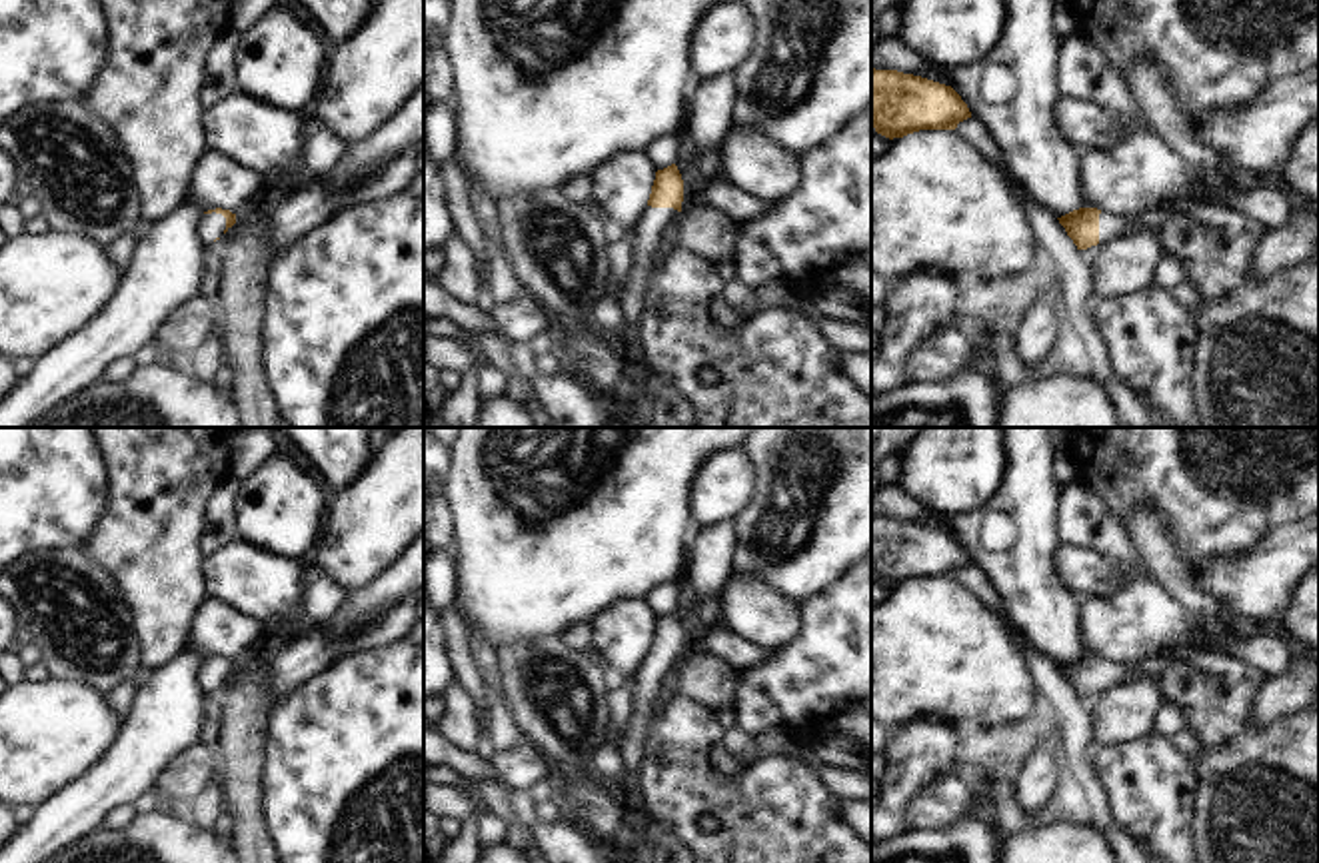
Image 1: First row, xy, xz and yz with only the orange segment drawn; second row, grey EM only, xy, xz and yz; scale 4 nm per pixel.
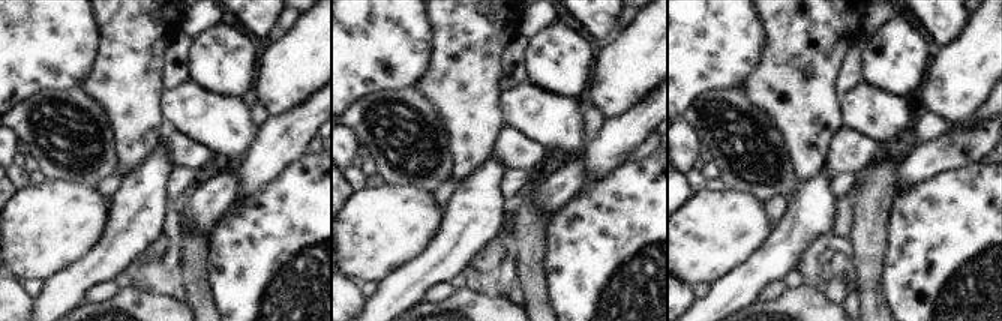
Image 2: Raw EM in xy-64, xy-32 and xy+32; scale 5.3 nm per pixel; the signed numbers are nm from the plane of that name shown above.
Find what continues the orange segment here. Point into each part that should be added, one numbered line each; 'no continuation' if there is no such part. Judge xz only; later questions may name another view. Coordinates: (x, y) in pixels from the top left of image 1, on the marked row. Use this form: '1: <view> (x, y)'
1: xz (652, 220)

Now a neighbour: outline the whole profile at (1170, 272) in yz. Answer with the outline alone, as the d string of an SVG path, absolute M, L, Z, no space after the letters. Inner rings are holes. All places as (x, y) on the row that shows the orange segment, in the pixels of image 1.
M1161 254L1155 268L1155 286L1167 294L1173 294L1177 286L1187 282L1185 268L1179 260L1169 254Z

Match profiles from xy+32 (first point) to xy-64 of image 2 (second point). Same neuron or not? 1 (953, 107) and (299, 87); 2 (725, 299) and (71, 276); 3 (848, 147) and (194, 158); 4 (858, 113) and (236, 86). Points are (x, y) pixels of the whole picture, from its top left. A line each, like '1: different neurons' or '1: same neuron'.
1: same neuron
2: same neuron
3: same neuron
4: different neurons

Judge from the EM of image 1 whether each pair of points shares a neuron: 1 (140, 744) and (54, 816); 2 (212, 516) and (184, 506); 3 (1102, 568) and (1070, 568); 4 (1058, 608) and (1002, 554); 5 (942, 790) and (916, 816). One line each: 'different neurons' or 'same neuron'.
1: same neuron
2: different neurons
3: same neuron
4: same neuron
5: same neuron

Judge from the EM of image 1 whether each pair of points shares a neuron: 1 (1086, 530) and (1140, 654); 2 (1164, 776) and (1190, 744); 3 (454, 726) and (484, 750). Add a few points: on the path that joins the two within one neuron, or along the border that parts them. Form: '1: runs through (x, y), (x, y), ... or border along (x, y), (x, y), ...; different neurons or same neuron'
1: runs through (1120, 550), (1138, 574), (1140, 620); same neuron
2: border along (1170, 742), (1194, 762); different neurons
3: border along (476, 712), (476, 748), (472, 752); different neurons

